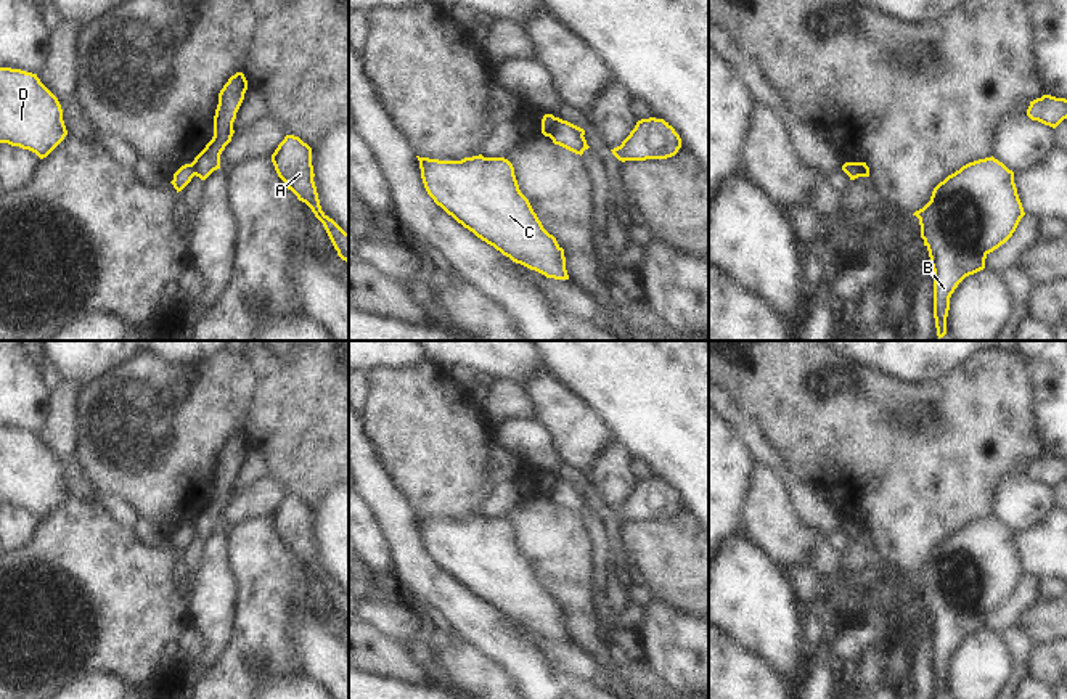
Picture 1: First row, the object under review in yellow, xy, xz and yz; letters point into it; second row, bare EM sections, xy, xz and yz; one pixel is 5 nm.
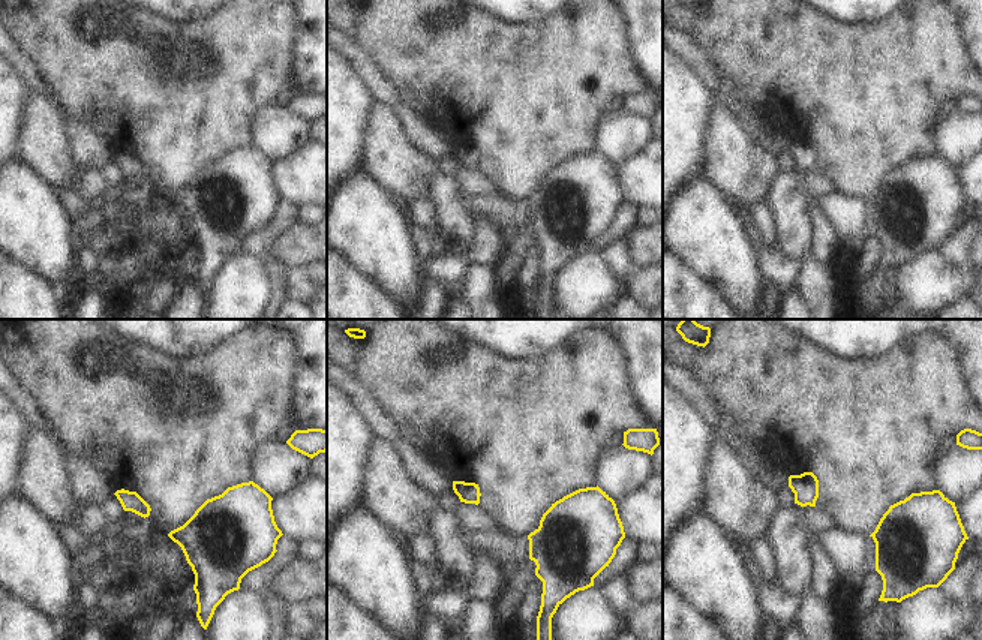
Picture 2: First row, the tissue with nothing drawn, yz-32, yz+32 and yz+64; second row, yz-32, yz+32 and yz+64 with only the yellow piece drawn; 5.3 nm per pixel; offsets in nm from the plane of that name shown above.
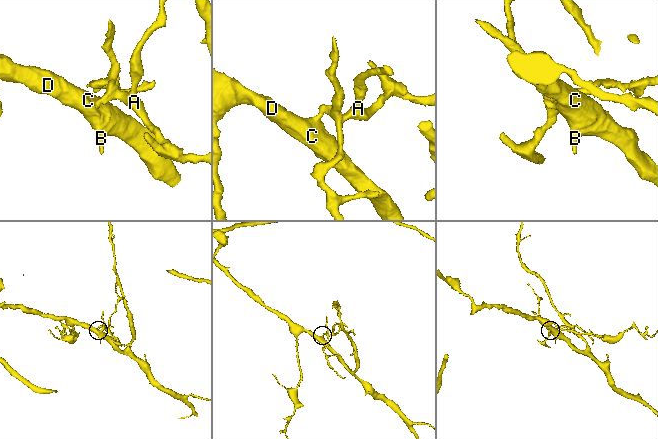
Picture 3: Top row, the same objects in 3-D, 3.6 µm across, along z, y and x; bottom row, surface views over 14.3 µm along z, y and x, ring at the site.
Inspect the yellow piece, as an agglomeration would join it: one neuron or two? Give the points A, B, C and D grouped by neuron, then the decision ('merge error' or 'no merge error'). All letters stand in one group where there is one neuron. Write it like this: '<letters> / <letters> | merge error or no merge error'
A / B C D | merge error

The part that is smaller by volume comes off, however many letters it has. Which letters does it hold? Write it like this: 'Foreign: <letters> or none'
Foreign: A

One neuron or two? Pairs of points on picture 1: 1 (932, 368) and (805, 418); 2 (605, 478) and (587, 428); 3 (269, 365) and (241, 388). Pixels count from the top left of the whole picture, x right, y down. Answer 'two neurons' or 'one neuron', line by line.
1: two neurons
2: two neurons
3: two neurons

